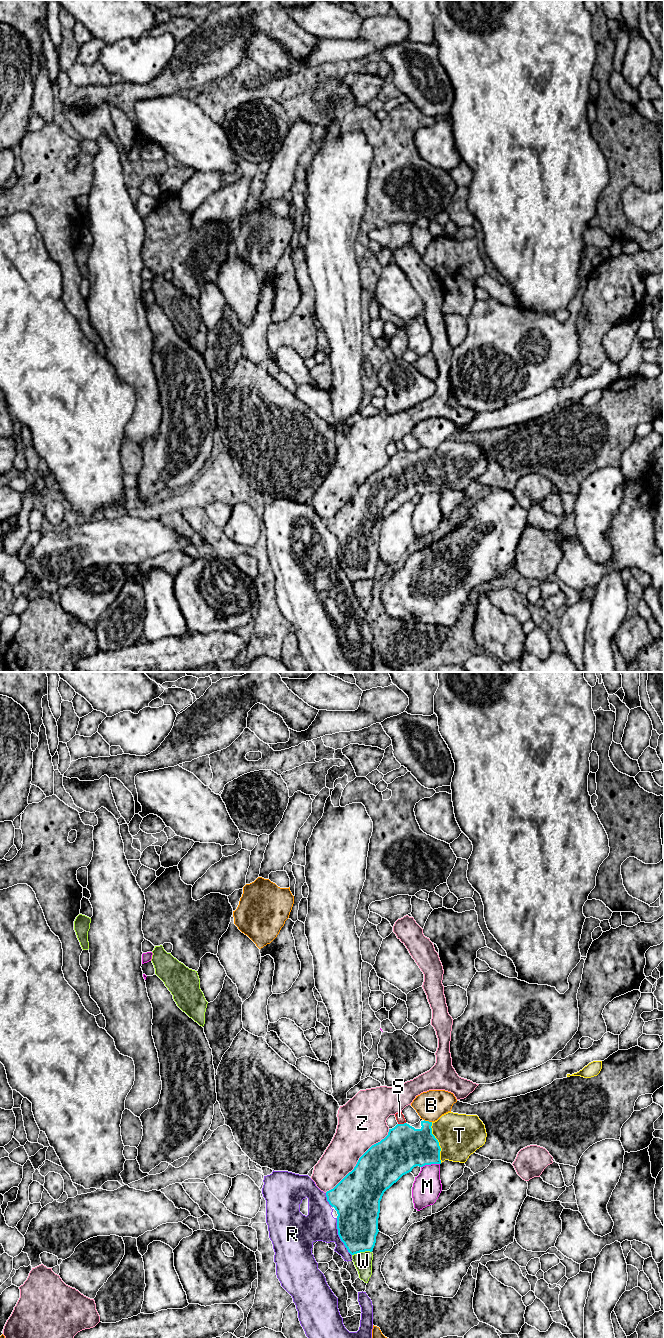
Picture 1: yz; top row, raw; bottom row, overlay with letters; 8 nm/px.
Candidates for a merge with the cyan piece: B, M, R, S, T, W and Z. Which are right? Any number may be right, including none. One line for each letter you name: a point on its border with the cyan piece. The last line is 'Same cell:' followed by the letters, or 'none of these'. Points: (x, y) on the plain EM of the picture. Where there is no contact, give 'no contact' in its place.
T: contact yz (438, 470)
Same cell: T

